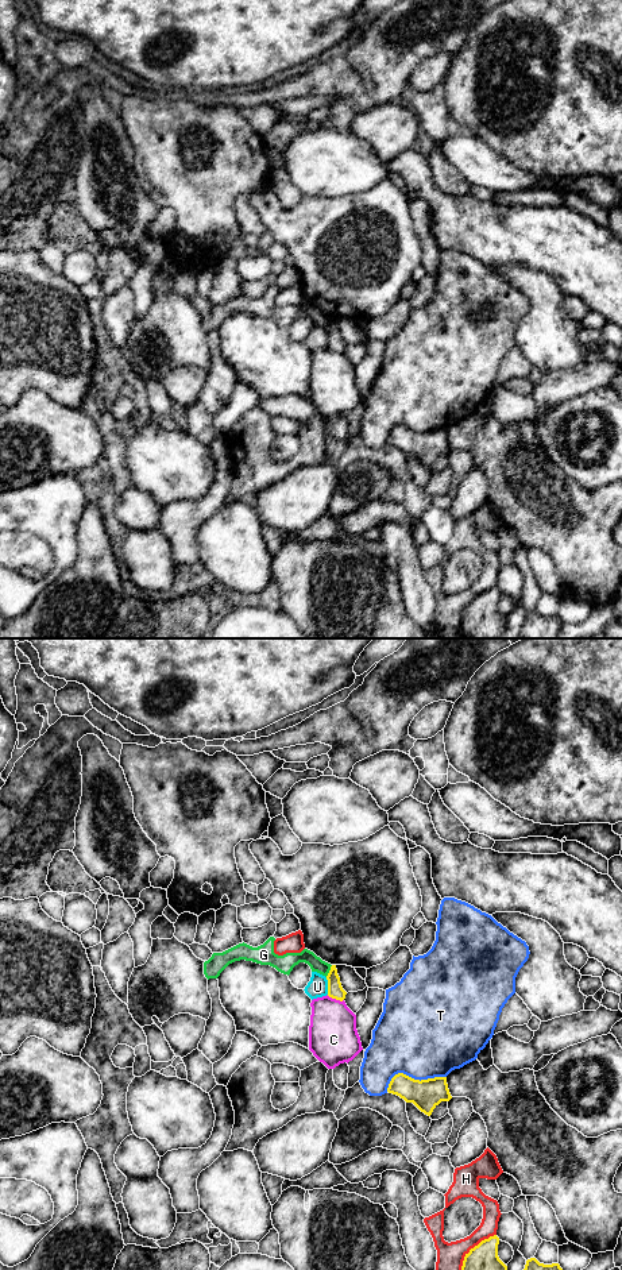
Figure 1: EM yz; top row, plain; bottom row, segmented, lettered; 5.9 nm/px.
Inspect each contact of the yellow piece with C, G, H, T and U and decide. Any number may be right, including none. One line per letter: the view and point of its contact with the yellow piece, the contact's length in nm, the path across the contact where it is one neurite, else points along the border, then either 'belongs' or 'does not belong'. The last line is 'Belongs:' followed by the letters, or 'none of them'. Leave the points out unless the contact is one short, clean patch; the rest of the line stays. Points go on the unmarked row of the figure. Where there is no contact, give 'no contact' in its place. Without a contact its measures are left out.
C: yz (335, 350) | 110 nm | does not belong
G: yz (329, 323) | 80 nm | along yz (332, 317), (325, 328) | does not belong
H: yz (466, 608) | 360 nm | does not belong
T: yz (412, 431) | 380 nm | does not belong
U: yz (328, 338) | 110 nm | does not belong
Belongs: none of them

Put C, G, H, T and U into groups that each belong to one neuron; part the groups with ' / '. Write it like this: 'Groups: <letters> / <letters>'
Groups: C / G / H / T / U

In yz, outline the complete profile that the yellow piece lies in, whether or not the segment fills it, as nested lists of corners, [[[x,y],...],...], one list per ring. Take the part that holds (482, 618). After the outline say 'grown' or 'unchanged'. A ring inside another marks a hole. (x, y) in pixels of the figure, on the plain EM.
[[[497,587],[482,592],[465,606],[461,618],[464,638],[501,638],[506,630],[507,618],[498,609],[499,590]]]; unchanged

